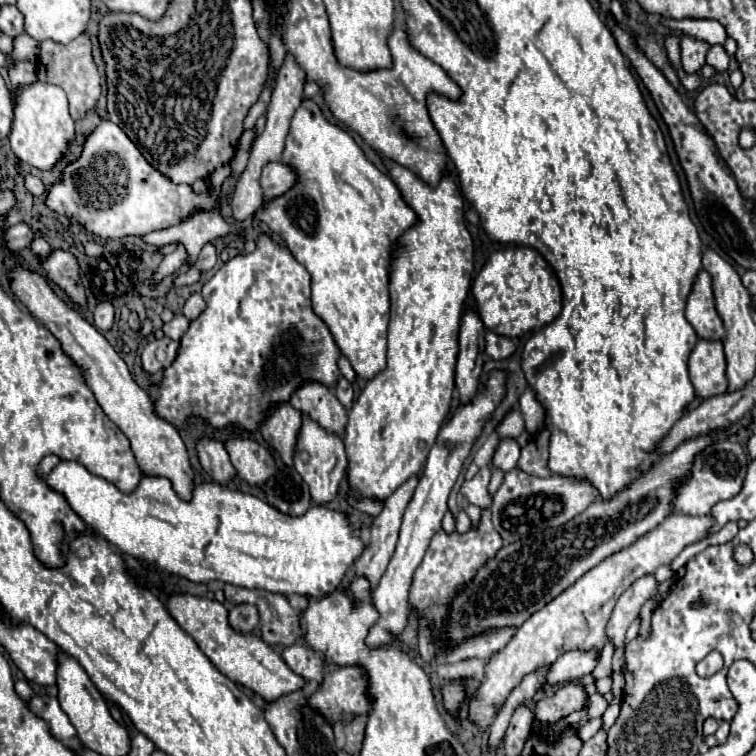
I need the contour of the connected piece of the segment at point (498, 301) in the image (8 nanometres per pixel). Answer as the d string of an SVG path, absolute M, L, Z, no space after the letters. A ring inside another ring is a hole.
M530 246L492 252L472 284L472 294L486 328L508 338L540 330L562 310L562 290L556 272L544 256Z

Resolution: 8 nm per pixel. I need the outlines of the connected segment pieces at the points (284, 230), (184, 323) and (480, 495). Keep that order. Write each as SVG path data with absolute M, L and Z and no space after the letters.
M304 100L304 102L300 104L300 108L296 110L294 118L292 118L290 134L288 134L286 146L284 146L284 162L286 162L286 164L292 164L292 166L296 168L296 172L298 172L298 184L296 184L292 190L288 190L284 196L274 198L272 202L268 202L268 206L262 206L262 208L258 210L258 220L266 222L266 224L270 226L270 230L274 230L276 234L280 234L282 240L284 240L284 244L286 244L286 246L290 248L290 252L294 254L294 258L296 258L300 264L306 266L306 270L308 270L310 276L312 276L312 308L314 308L314 312L328 324L328 328L330 328L336 344L340 346L342 354L350 360L350 364L352 364L352 368L356 370L358 378L362 378L362 380L372 380L376 374L380 374L380 372L386 368L386 332L388 332L388 318L390 318L390 292L388 292L388 272L390 272L390 268L388 268L388 266L390 266L390 262L392 262L392 252L394 252L400 236L418 222L418 216L416 216L416 212L404 202L398 186L390 180L390 176L384 174L384 172L380 172L380 170L364 156L362 148L354 142L354 138L352 138L346 130L330 124L330 122L322 116L320 108L318 108L312 100Z
M175 315L174 319L169 322L165 323L162 326L162 330L164 330L164 334L168 336L168 338L172 338L172 340L180 340L182 338L182 334L186 332L186 328L188 328L190 321L188 322L188 319L182 315Z
M480 470L472 480L464 482L460 488L460 494L480 508L486 508L492 504L492 496L488 494L488 482L490 482L490 470Z

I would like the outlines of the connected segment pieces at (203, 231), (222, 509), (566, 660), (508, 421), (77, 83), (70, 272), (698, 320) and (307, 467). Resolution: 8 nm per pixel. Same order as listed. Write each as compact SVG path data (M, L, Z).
M214 210L214 212L200 212L200 214L192 216L190 220L182 222L178 226L172 226L168 230L150 232L144 236L144 242L156 244L156 246L164 246L170 242L182 242L187 251L185 264L191 267L204 244L208 244L214 238L220 238L228 232L236 232L242 236L242 228L226 224L224 218L220 216L220 212Z
M60 462L46 476L46 482L54 490L62 492L72 510L110 544L120 548L122 554L130 554L136 560L154 564L164 572L188 578L192 582L220 580L226 584L250 590L260 588L282 596L300 594L324 598L342 586L342 578L366 548L344 512L330 510L326 506L310 506L304 516L290 516L252 494L222 488L216 482L198 484L190 502L180 500L166 478L144 476L132 494L122 494L114 484L90 474L78 462Z
M580 650L566 652L548 668L544 688L540 688L540 690L550 690L550 688L562 686L566 682L580 680L582 676L590 674L596 668L596 664L598 664L596 658L598 658L596 650L592 650L592 652L580 652Z
M518 410L510 412L498 426L498 438L518 438L520 432L524 432L524 418Z
M80 34L70 44L56 44L54 40L44 40L40 44L40 58L36 70L40 82L56 84L68 94L70 114L74 120L80 120L84 114L96 108L98 98L102 94L102 86L100 86L100 72L92 58L92 42L88 34Z
M54 250L50 252L50 256L40 260L42 272L48 280L52 280L54 284L58 284L68 298L72 300L72 304L76 306L86 306L88 298L84 296L84 284L80 282L80 270L78 270L78 260L72 252L68 250Z
M700 270L694 288L686 302L686 320L696 330L702 340L724 340L726 330L716 312L714 294L712 294L712 278L706 270Z
M302 416L304 424L296 442L296 452L294 452L294 468L302 476L302 480L310 488L312 502L322 504L322 502L332 502L338 494L340 480L344 478L346 472L346 452L344 452L344 442L342 438L326 432L320 428L316 422L312 422L308 416Z

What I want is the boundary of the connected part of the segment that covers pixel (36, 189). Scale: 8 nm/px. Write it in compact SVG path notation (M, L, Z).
M28 174L28 176L26 176L26 188L28 188L34 196L42 196L42 194L46 192L46 188L44 188L42 180L40 180L40 178L36 178L36 176L32 176L32 174Z

